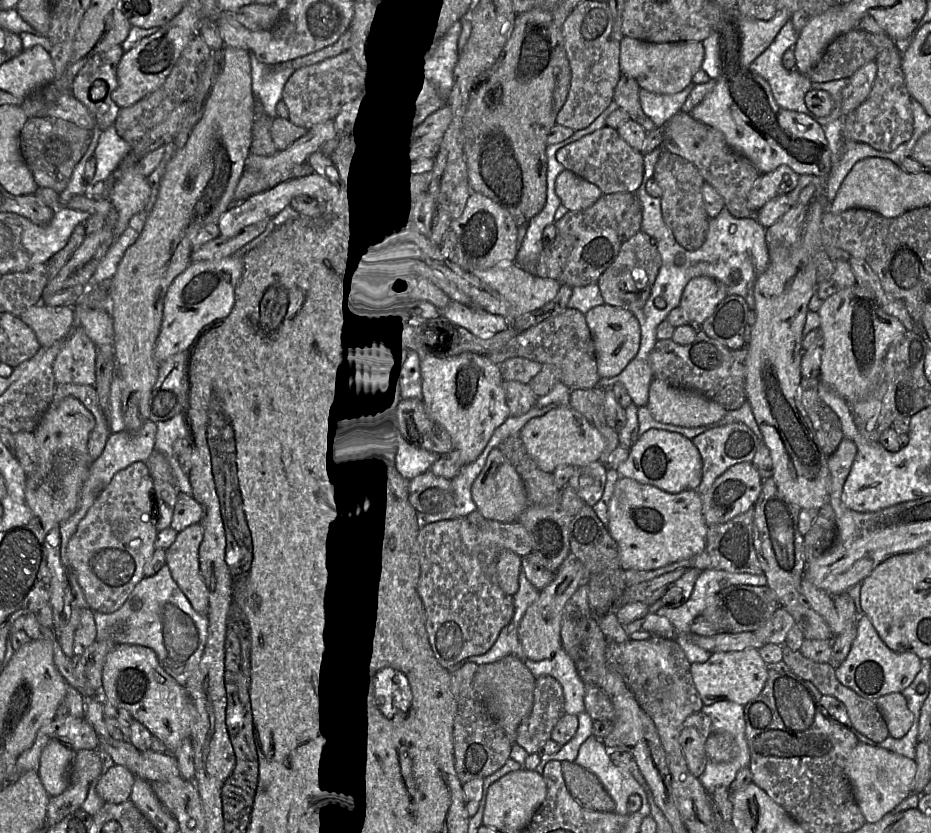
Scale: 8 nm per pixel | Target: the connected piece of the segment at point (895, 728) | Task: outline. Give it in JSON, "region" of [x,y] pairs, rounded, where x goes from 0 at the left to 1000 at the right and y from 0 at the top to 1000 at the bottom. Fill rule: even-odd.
{"region":[[[959,831],[939,839],[939,843],[952,867],[955,882],[970,885],[981,867],[981,856],[975,851],[972,837],[967,831]]]}

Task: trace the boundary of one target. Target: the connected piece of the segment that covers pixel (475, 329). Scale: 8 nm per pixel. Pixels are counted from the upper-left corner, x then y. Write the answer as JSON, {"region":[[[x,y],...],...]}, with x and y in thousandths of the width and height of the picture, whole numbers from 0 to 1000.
{"region":[[[483,361],[477,371],[475,382],[516,407],[525,407],[548,393],[547,387],[539,379],[488,361]]]}

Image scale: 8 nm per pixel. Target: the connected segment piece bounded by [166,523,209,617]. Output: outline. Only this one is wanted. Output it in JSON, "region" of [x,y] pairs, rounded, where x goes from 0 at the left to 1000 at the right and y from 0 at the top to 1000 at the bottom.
{"region":[[[215,628],[192,639],[187,652],[178,660],[178,677],[207,730],[223,741],[224,709],[214,676],[217,648],[218,634]]]}

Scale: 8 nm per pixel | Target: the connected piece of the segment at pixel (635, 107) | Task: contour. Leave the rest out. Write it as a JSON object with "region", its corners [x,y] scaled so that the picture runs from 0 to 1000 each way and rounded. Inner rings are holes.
{"region":[[[667,90],[658,112],[658,124],[669,131],[677,143],[687,149],[694,158],[705,154],[701,145],[695,139],[686,120],[687,103],[685,98],[671,90]]]}

